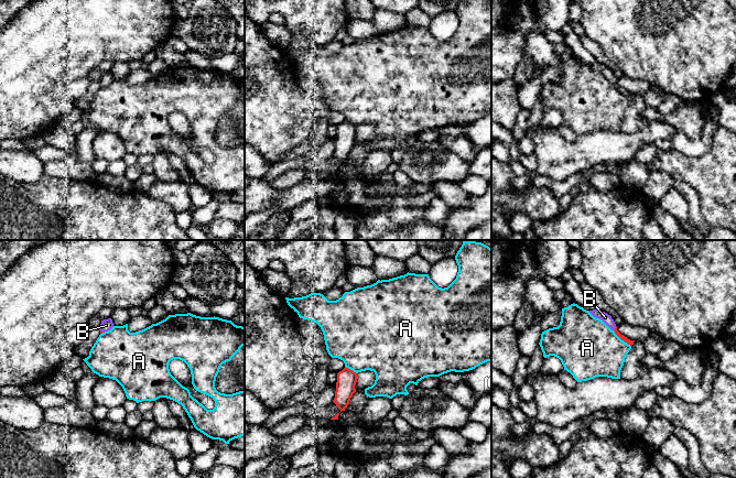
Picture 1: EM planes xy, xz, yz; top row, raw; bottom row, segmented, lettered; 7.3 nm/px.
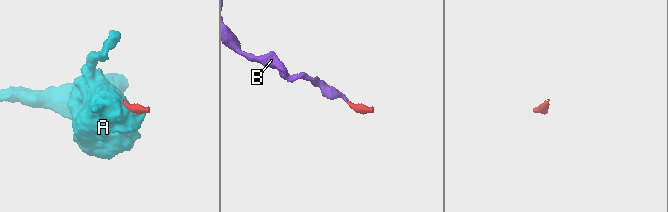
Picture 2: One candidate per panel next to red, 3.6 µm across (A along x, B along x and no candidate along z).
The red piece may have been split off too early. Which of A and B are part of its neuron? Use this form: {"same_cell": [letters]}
{"same_cell": ["B"]}

